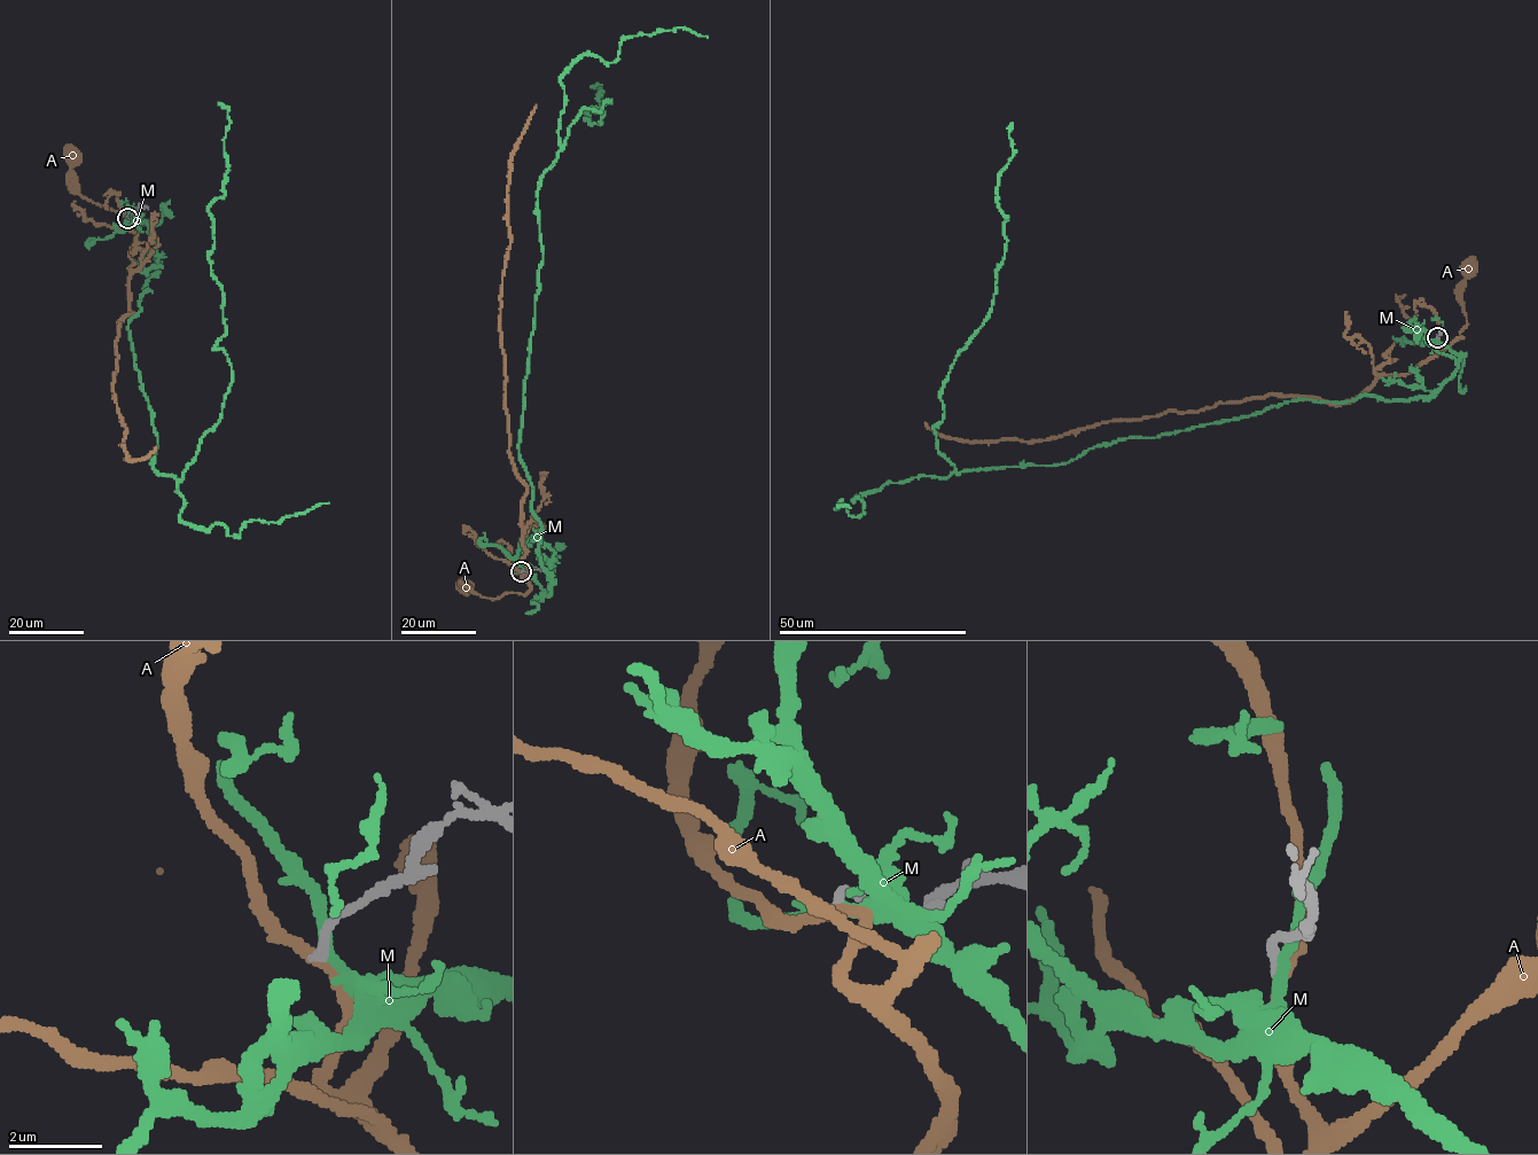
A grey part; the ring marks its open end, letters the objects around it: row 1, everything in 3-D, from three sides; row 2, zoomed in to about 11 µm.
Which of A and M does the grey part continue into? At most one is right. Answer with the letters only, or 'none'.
none

